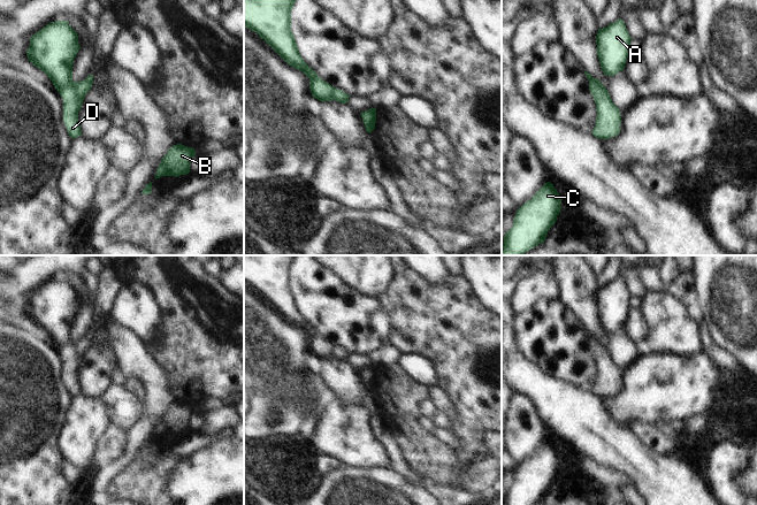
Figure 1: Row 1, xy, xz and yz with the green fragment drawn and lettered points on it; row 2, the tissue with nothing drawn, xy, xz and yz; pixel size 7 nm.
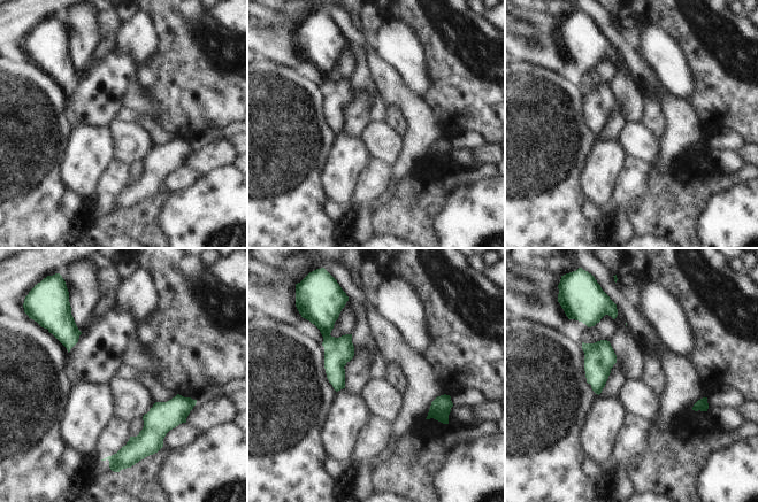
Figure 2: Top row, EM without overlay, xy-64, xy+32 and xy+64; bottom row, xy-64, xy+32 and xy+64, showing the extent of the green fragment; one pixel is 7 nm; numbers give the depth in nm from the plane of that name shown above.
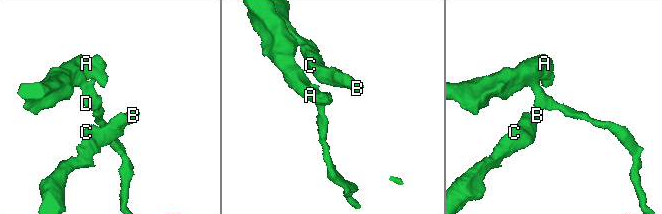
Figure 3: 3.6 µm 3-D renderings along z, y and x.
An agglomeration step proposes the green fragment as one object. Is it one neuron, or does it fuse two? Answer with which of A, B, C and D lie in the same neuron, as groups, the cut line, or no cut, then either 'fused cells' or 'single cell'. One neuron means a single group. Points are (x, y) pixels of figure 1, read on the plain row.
A B C D | no cut | single cell

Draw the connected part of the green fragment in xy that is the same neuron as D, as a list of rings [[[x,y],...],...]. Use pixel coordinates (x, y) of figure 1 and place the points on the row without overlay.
[[[55,278],[30,296],[28,317],[52,338],[63,358],[63,380],[74,397],[82,393],[78,369],[91,347],[93,332],[84,338],[72,338],[72,322],[79,308],[77,290],[68,278]]]

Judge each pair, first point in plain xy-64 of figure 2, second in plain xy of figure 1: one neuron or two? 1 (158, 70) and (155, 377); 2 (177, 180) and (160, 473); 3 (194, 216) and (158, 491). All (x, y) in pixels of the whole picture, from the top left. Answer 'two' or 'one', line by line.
1: two
2: two
3: two

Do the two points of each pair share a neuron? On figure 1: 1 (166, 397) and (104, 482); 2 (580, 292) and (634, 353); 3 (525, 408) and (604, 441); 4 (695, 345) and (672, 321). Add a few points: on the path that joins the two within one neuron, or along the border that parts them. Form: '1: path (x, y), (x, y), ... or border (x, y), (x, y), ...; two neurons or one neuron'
1: path (152, 418), (138, 436), (132, 452), (123, 461); one neuron
2: path (586, 311), (594, 327), (616, 344); one neuron
3: border (521, 392), (530, 399), (537, 416), (545, 426); two neurons
4: path (689, 339), (677, 327); one neuron

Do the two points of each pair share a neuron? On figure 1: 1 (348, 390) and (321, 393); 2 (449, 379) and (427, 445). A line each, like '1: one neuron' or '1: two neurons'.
1: two neurons
2: two neurons

